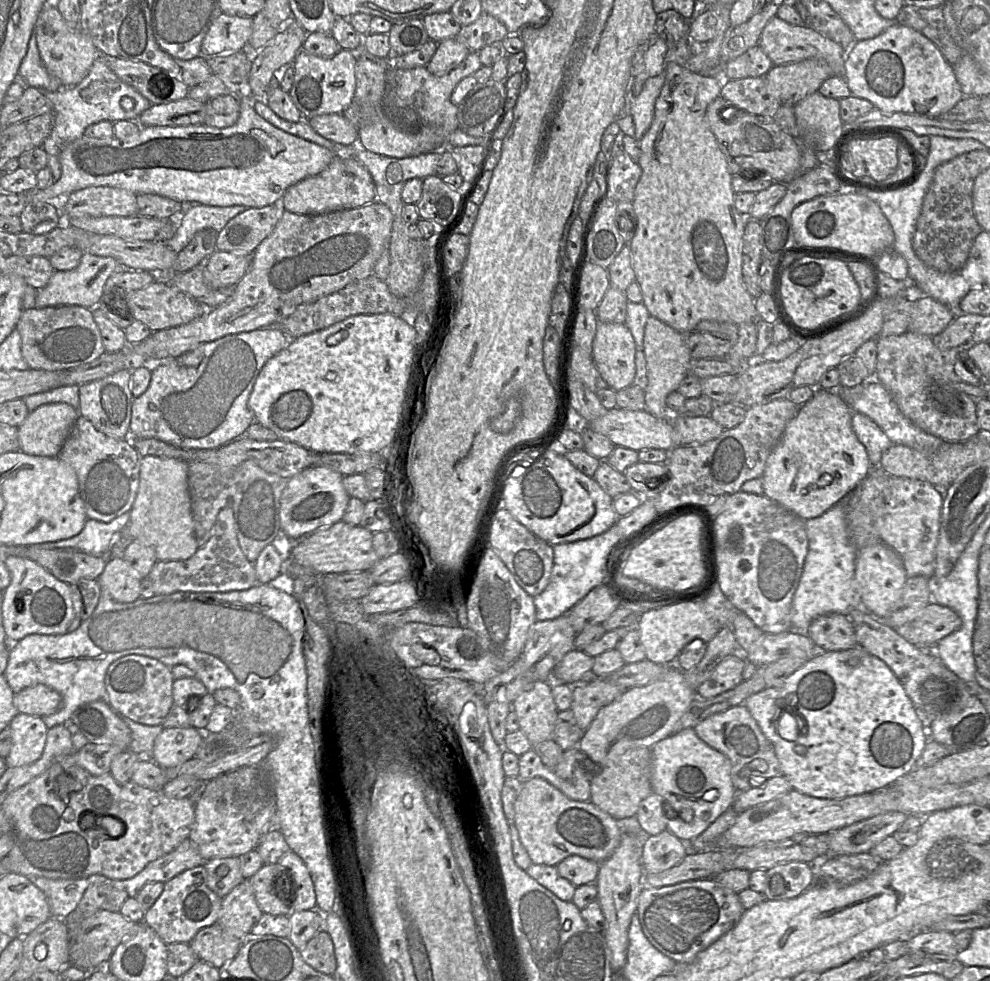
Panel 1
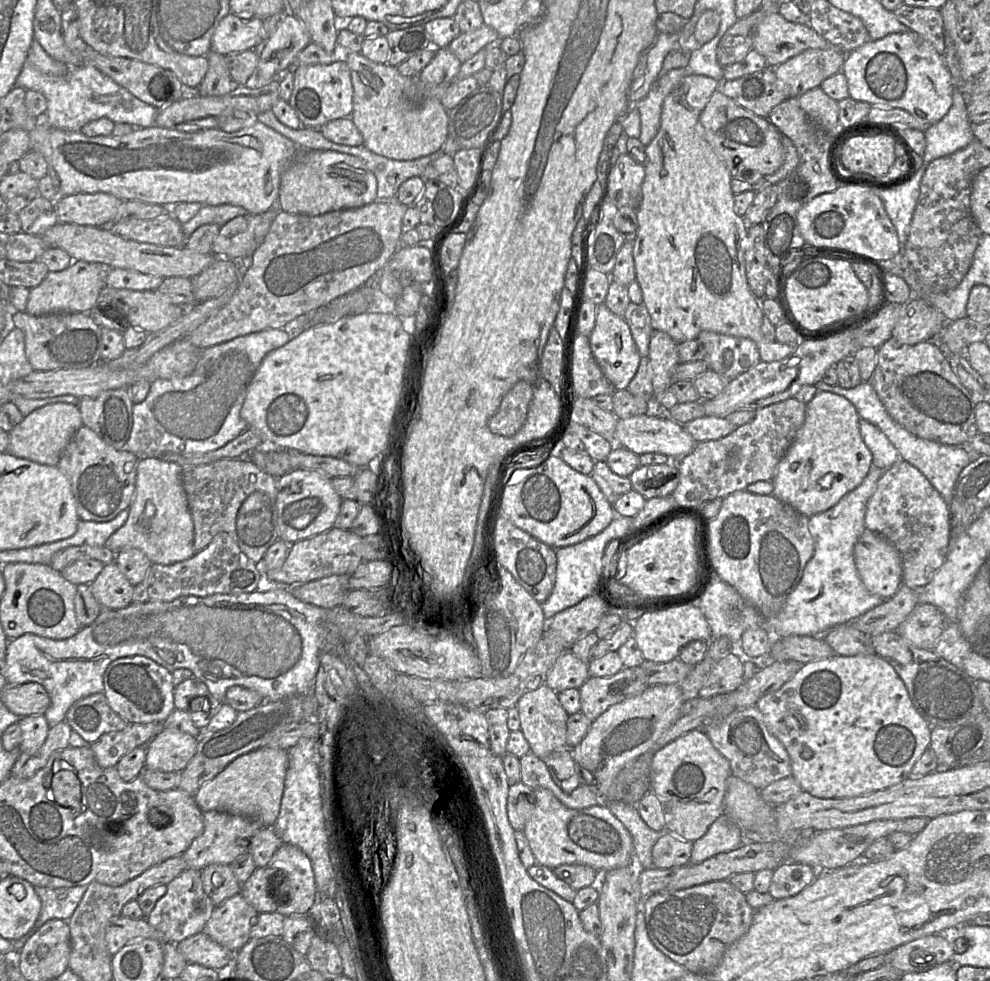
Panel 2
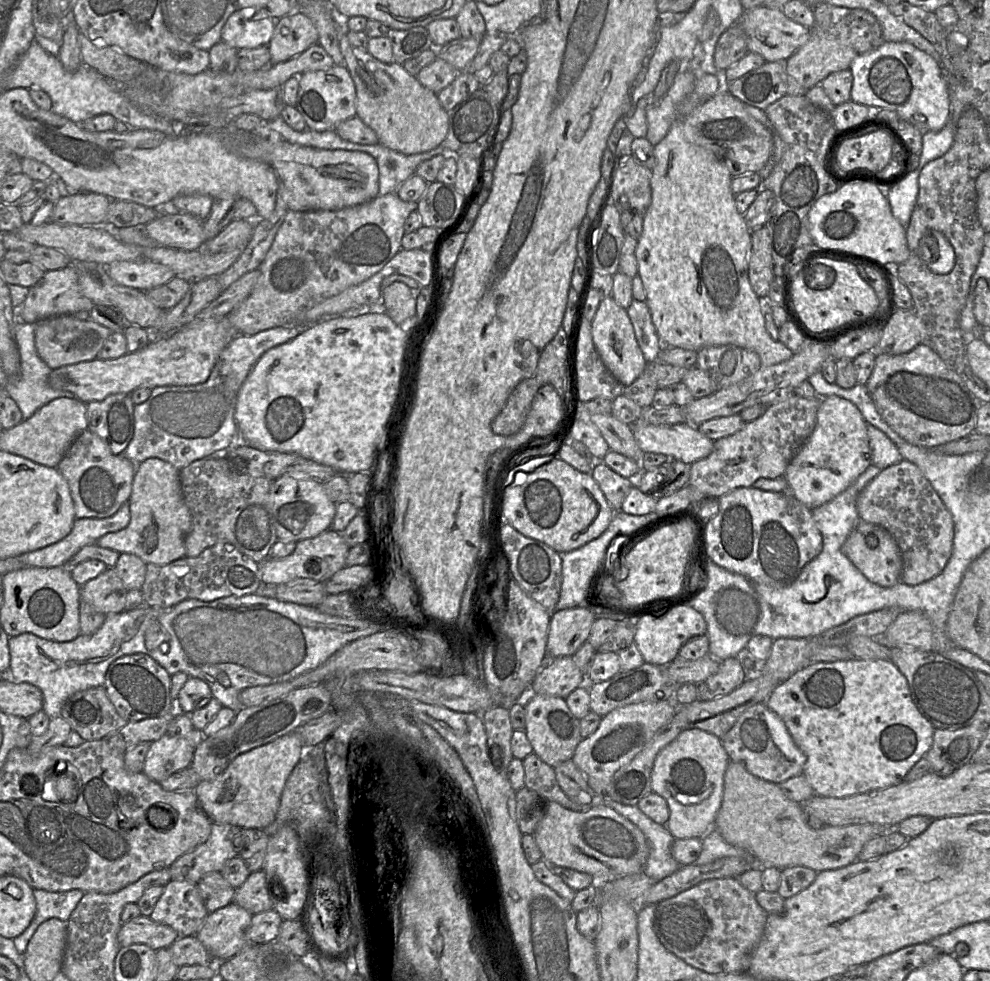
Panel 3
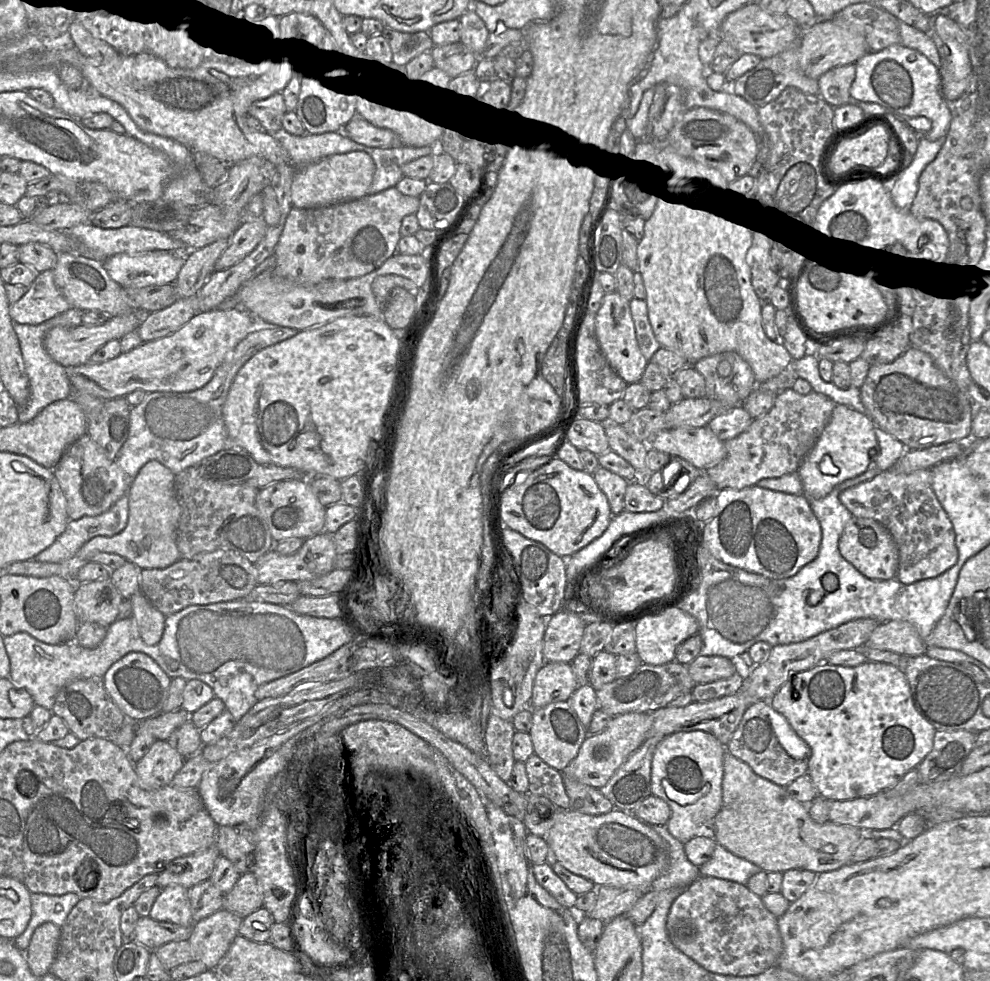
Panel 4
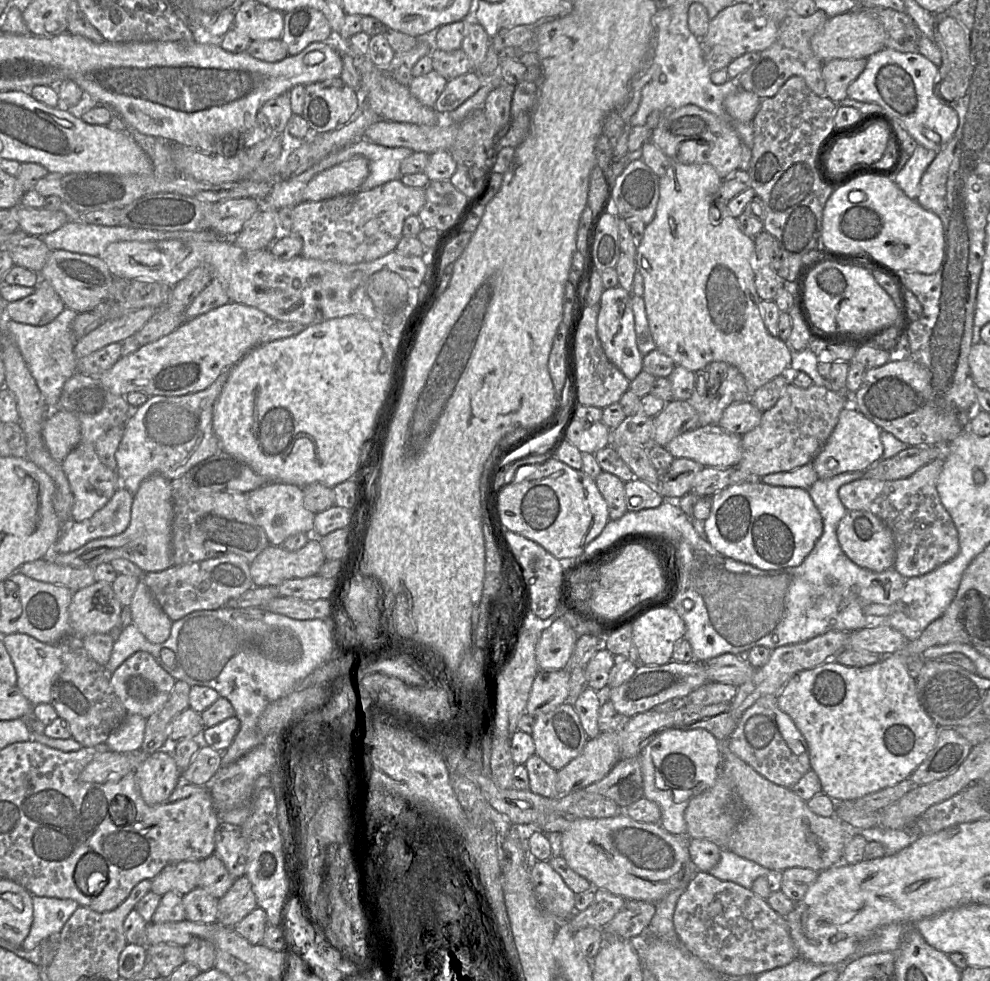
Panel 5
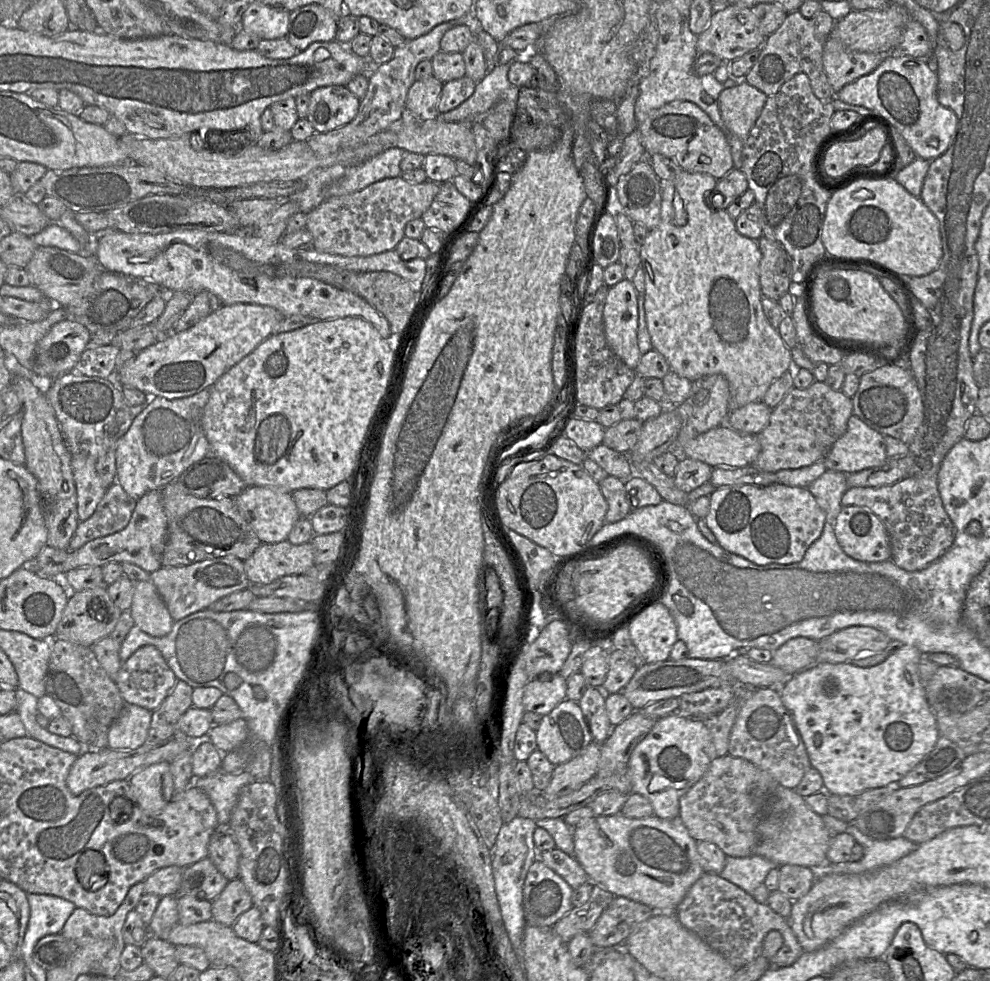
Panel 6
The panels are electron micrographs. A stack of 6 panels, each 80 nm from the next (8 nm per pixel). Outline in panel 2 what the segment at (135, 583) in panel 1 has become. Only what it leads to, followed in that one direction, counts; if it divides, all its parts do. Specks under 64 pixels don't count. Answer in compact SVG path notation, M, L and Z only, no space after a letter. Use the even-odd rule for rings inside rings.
M115 561L106 564L89 585L94 598L102 608L118 610L133 603L135 586L126 579Z

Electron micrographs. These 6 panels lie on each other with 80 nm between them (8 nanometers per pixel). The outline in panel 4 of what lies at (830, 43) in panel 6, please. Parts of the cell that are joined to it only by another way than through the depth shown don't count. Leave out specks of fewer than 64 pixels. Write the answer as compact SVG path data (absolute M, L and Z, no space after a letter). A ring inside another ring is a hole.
M855 63L830 69L818 79L820 97L834 108L848 104L855 76Z

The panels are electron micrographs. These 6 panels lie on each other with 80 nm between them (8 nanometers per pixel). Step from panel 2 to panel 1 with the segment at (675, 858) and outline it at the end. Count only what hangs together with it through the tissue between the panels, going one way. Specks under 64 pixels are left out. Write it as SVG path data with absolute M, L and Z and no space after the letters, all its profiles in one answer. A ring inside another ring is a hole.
M669 831L648 837L642 849L642 867L645 874L656 874L680 863L690 852L689 844Z

